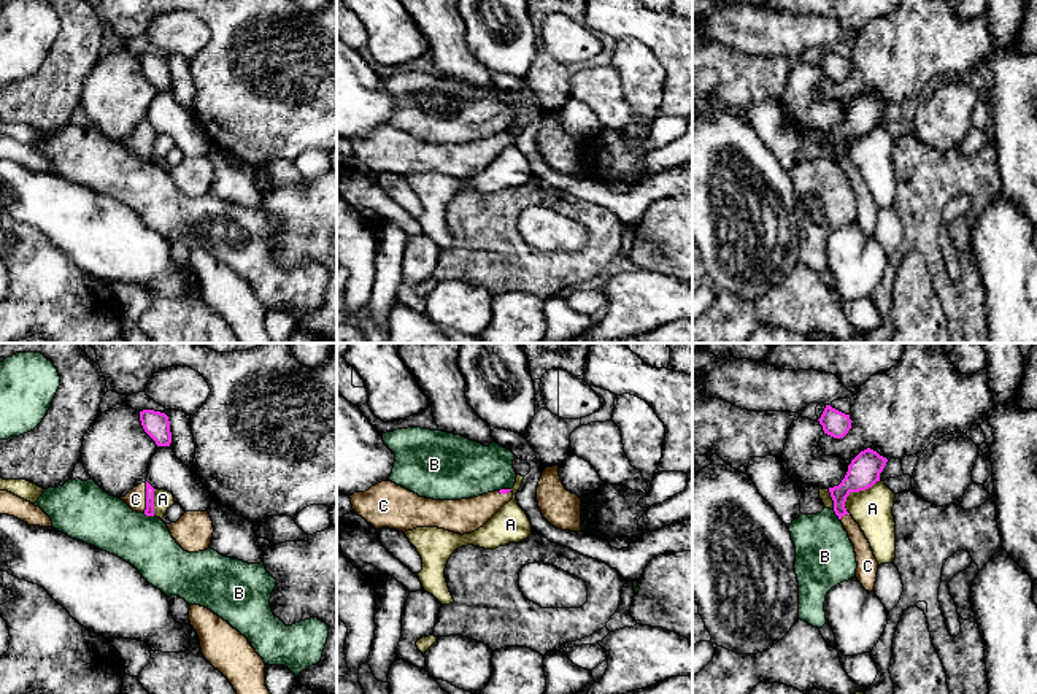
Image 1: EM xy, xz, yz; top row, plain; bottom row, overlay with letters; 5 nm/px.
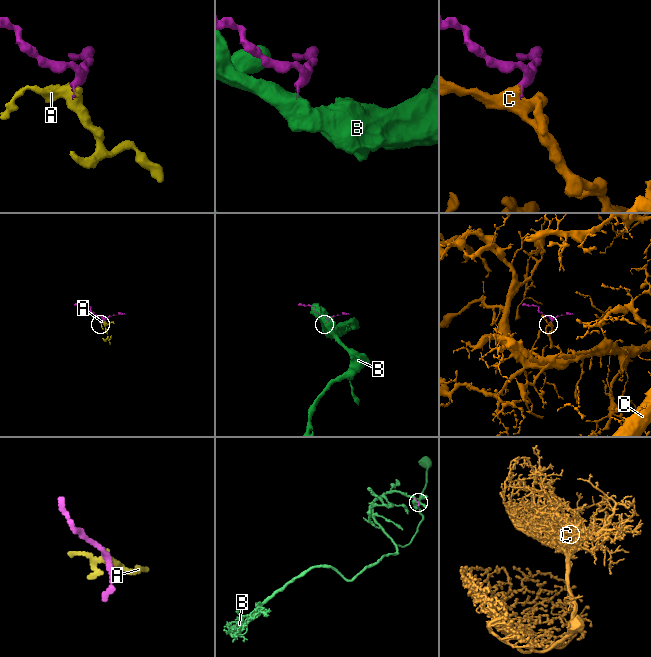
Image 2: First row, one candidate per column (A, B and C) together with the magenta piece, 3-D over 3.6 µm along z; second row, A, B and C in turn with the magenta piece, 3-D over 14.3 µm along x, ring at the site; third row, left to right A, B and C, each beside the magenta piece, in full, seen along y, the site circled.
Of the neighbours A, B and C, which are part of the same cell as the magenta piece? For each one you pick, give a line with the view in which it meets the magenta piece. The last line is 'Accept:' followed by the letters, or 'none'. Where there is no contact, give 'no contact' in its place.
C: meets magenta in xy
Accept: C

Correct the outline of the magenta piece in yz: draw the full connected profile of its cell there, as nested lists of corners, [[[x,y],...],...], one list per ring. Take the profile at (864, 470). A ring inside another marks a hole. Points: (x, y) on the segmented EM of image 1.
[[[867,448],[851,461],[842,483],[838,486],[829,488],[831,497],[834,500],[834,511],[842,521],[854,546],[858,562],[856,578],[869,592],[873,592],[875,589],[878,562],[859,524],[846,511],[845,502],[851,492],[865,491],[880,481],[880,473],[883,472],[886,462],[886,457]]]

